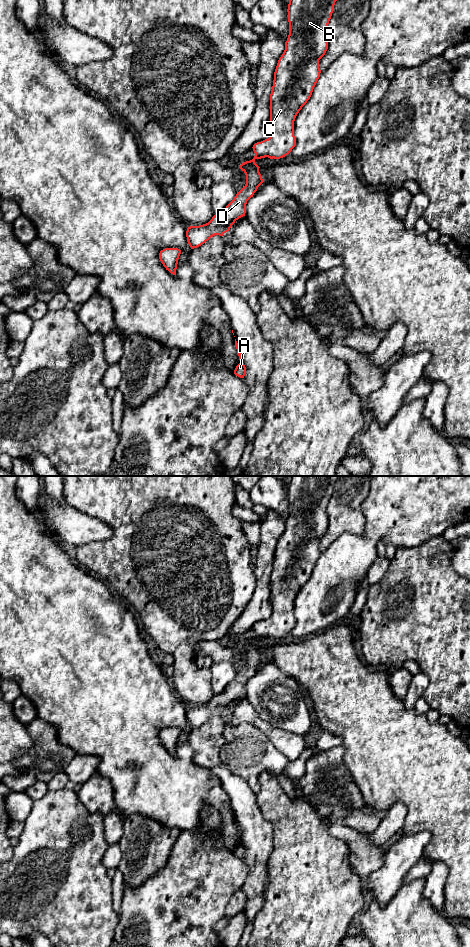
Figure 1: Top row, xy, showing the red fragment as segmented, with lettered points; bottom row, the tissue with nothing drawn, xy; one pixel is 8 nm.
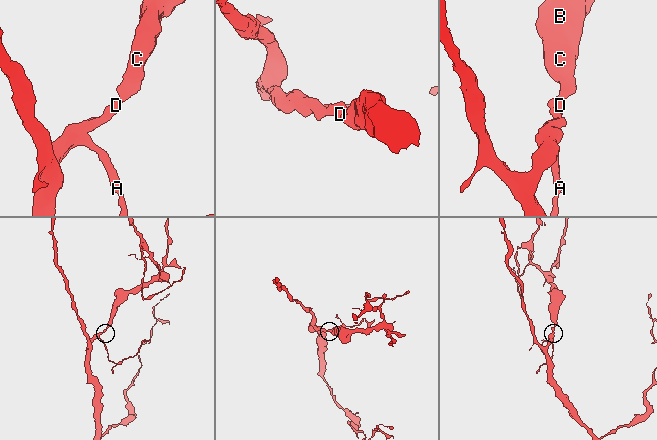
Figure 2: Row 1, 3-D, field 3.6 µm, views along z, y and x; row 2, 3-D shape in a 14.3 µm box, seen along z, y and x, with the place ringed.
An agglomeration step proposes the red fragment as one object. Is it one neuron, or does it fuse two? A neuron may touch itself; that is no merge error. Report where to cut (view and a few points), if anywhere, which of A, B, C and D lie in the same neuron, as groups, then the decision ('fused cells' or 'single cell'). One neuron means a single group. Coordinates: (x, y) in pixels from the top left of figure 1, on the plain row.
no cut | A B C D | single cell

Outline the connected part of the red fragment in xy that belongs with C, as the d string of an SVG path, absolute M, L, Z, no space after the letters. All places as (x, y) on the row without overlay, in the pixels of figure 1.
M290 476L288 484L289 515L285 530L278 540L273 566L270 574L270 604L272 614L268 619L253 625L255 636L240 645L246 655L245 666L237 672L234 679L226 686L224 692L214 695L203 705L187 708L186 717L191 729L197 728L215 715L223 716L236 700L245 696L247 681L253 677L258 667L264 662L259 652L256 639L268 637L280 639L288 635L296 625L294 601L302 587L310 579L313 569L320 557L319 540L328 529L327 507L339 476Z

